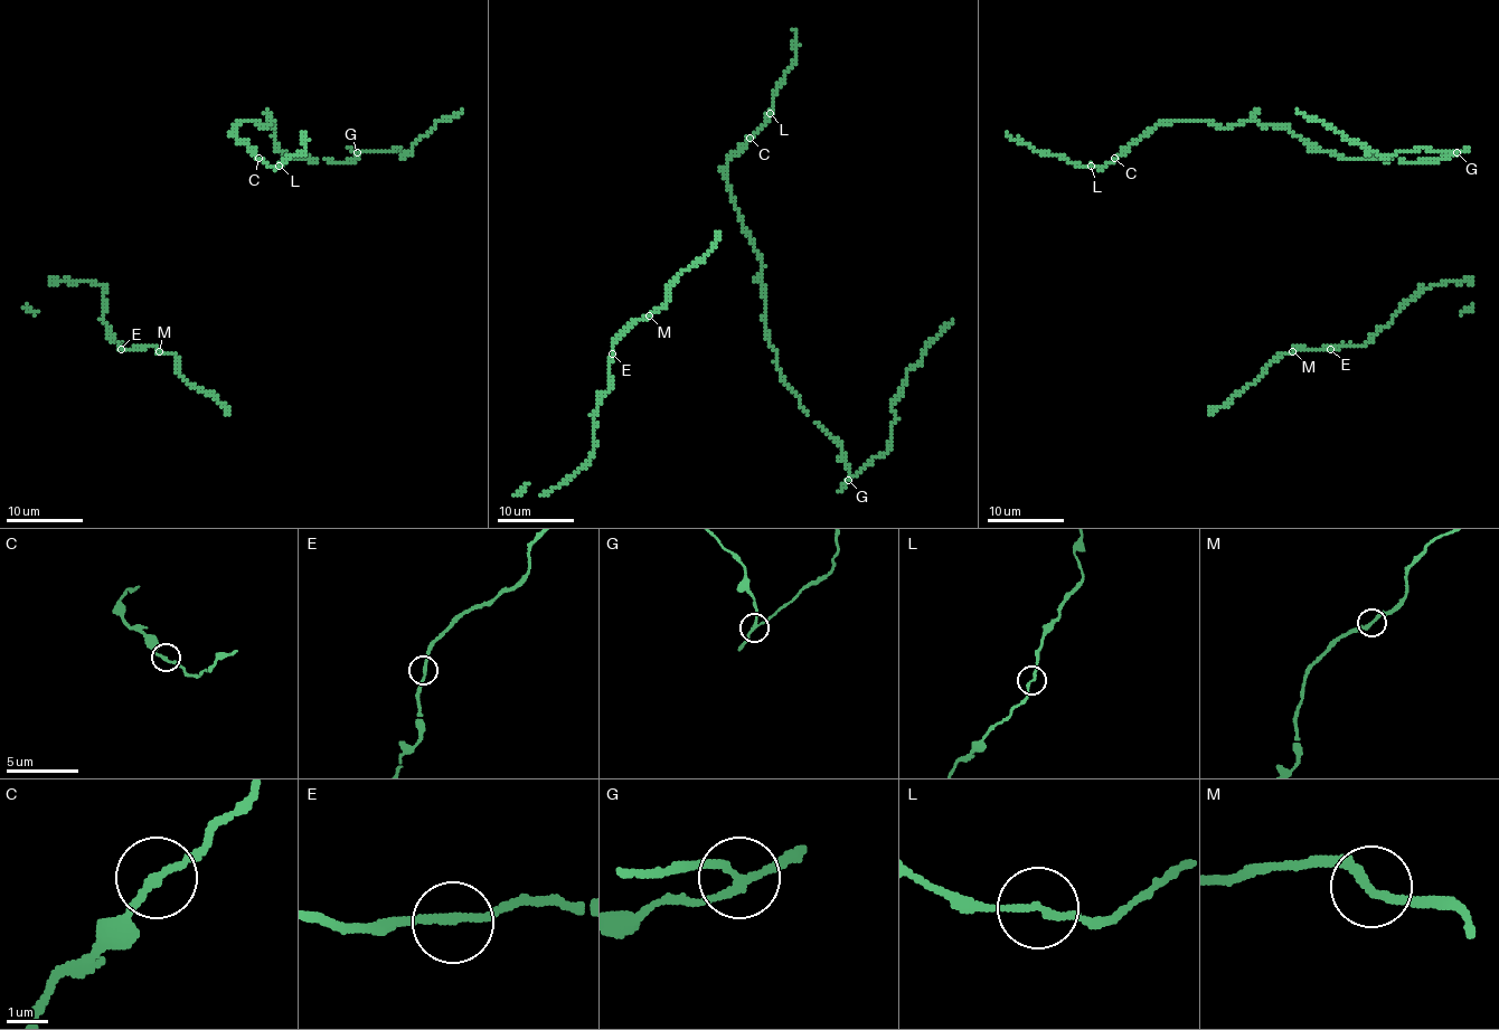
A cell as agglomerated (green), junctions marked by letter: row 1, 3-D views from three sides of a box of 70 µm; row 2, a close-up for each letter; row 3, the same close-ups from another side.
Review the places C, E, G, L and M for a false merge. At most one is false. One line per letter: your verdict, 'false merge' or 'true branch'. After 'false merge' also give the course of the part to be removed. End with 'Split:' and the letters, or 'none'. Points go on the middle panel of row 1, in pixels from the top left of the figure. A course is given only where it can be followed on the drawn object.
C: true branch
E: true branch
G: false merge | (848, 479), (891, 446), (896, 416), (893, 400), (926, 346), (951, 321)
L: true branch
M: true branch
Split: G

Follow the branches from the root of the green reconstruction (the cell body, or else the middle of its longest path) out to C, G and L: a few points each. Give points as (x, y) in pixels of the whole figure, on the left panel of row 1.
C: (275, 152), (272, 122), (264, 128), (251, 120), (239, 122), (234, 128), (236, 136), (258, 158)
G: (275, 152), (277, 149), (283, 150), (288, 158), (294, 160), (307, 156), (333, 162), (354, 160), (358, 152)
L: (275, 152), (272, 122), (262, 128), (245, 120), (234, 128), (236, 136), (255, 156), (272, 168), (280, 166)

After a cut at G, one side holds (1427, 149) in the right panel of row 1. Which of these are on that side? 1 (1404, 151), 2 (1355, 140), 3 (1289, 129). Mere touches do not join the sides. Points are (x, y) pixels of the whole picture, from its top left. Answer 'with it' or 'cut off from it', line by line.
1: with it
2: with it
3: cut off from it

